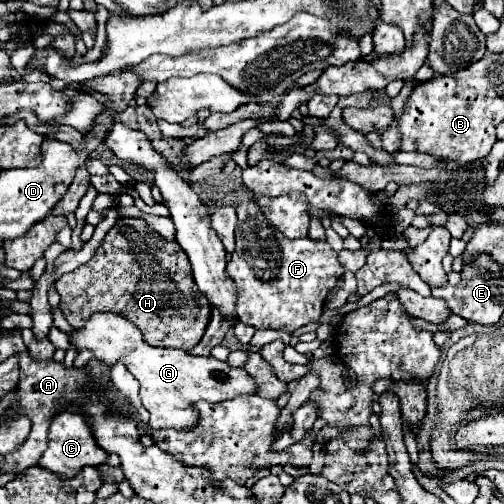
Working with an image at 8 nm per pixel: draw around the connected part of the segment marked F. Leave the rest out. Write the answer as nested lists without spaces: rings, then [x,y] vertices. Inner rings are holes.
[[[254,200],[236,206],[236,250],[228,262],[228,278],[236,284],[238,320],[260,328],[272,328],[292,334],[308,322],[320,318],[328,292],[346,272],[338,262],[338,252],[328,242],[310,238],[288,240],[264,218]]]

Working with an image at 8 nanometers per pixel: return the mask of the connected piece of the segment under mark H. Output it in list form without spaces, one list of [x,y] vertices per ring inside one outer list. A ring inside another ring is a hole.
[[[142,218],[118,220],[116,226],[106,234],[104,244],[98,248],[96,256],[74,272],[64,274],[56,282],[56,292],[62,298],[60,310],[72,326],[80,326],[94,312],[113,312],[134,322],[150,346],[162,348],[192,350],[204,336],[212,314],[212,304],[208,304],[208,298],[196,288],[188,256],[184,256],[182,248],[176,242],[162,238]]]

